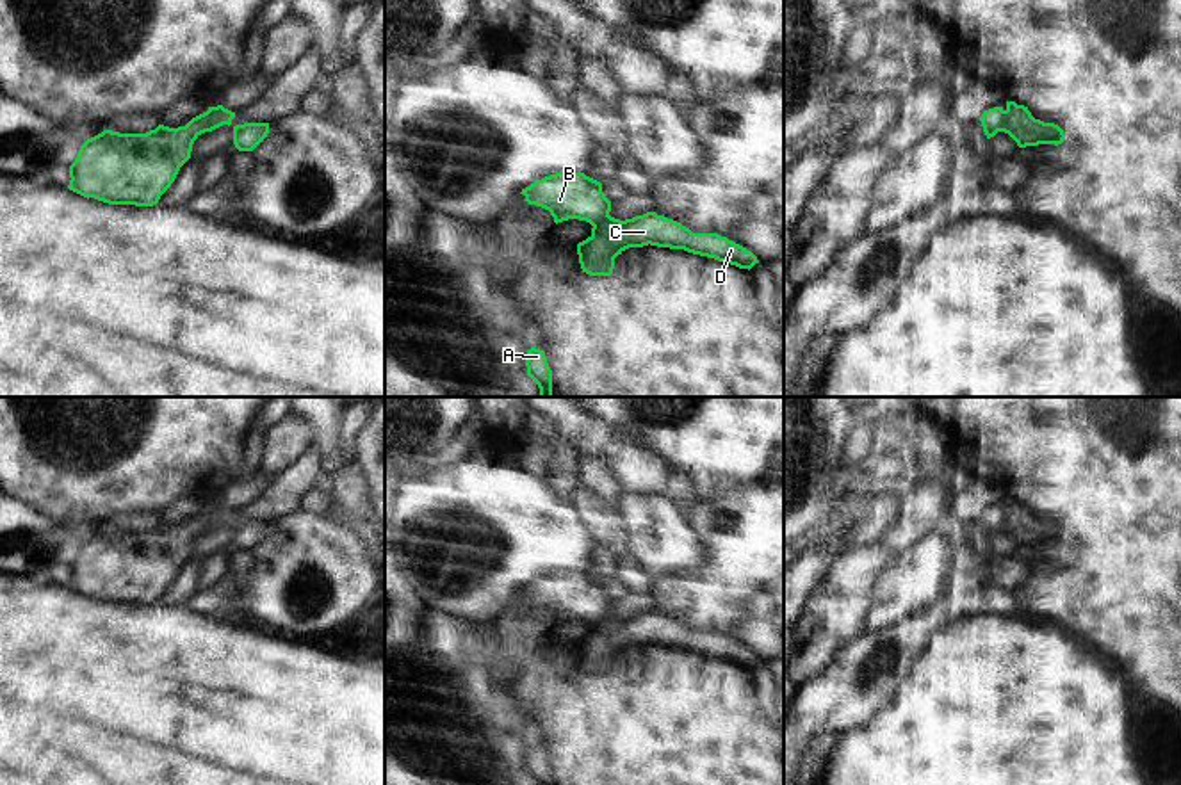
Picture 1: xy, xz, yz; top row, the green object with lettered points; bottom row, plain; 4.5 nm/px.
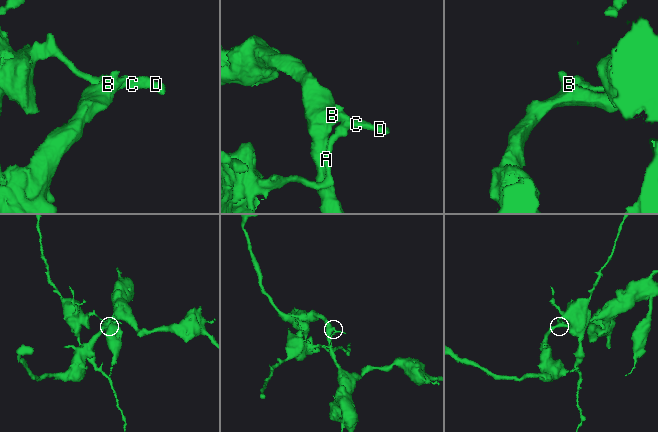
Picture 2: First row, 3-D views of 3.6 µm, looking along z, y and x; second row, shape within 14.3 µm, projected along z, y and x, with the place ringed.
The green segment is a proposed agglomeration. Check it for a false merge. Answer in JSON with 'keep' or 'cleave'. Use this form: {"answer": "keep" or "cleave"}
{"answer": "cleave"}

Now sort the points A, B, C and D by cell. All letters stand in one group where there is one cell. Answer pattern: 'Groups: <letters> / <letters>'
Groups: A C D / B

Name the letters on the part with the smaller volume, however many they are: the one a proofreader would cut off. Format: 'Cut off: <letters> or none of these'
Cut off: A, C, D

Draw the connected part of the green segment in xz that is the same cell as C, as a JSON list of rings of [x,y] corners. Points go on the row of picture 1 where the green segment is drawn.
[[[647,212],[632,219],[615,219],[607,215],[591,228],[591,235],[577,244],[577,255],[582,272],[590,276],[611,276],[615,258],[629,247],[657,246],[684,249],[693,255],[714,258],[752,269],[759,263],[757,256],[746,247],[718,233],[693,233],[680,223]]]

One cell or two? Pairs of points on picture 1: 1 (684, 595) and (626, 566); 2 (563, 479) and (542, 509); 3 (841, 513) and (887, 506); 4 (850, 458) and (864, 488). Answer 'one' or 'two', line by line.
1: two
2: two
3: two
4: two

